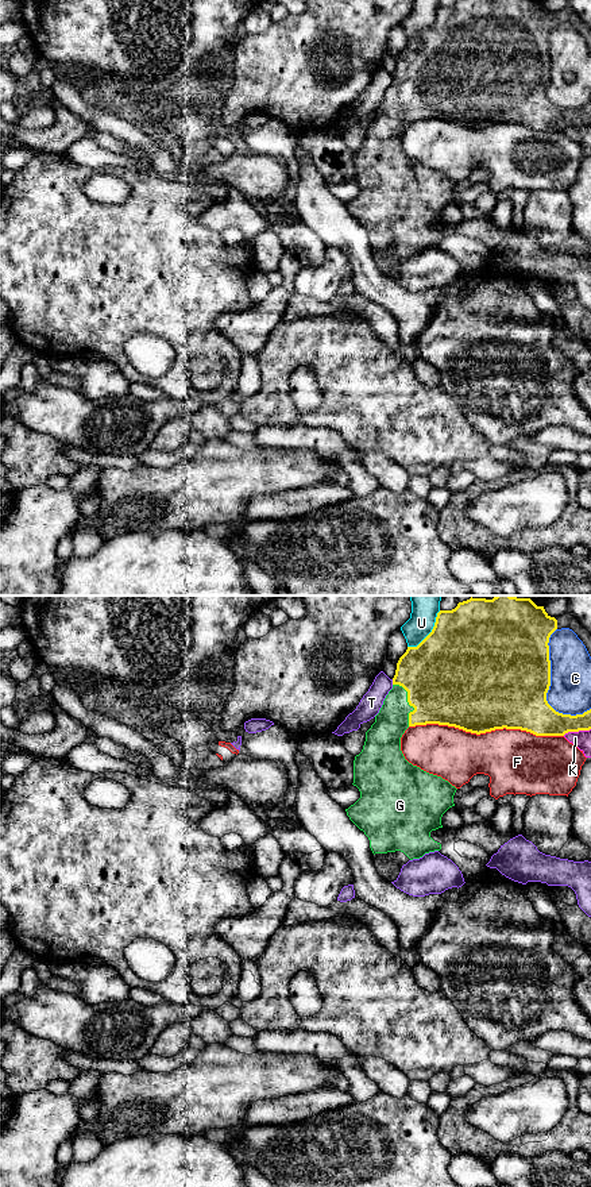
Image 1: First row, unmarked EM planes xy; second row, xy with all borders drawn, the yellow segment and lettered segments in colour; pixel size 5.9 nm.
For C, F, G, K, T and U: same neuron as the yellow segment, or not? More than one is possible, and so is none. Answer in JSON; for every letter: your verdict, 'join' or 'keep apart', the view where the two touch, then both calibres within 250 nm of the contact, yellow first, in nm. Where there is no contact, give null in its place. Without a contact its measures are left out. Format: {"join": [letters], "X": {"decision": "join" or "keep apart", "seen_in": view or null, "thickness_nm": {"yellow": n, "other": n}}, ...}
{"join": ["G"], "C": {"decision": "keep apart", "seen_in": "xy", "thickness_nm": {"yellow": 500, "other": 260}}, "F": {"decision": "keep apart", "seen_in": "xy", "thickness_nm": {"yellow": 500, "other": 380}}, "G": {"decision": "join", "seen_in": "xy", "thickness_nm": {"yellow": 480, "other": 200}}, "K": {"decision": "keep apart", "seen_in": "xy", "thickness_nm": {"yellow": 200, "other": 110}}, "T": {"decision": "keep apart", "seen_in": "xy", "thickness_nm": {"yellow": 380, "other": 130}}, "U": {"decision": "keep apart", "seen_in": "xy", "thickness_nm": {"yellow": 500, "other": 160}}}

